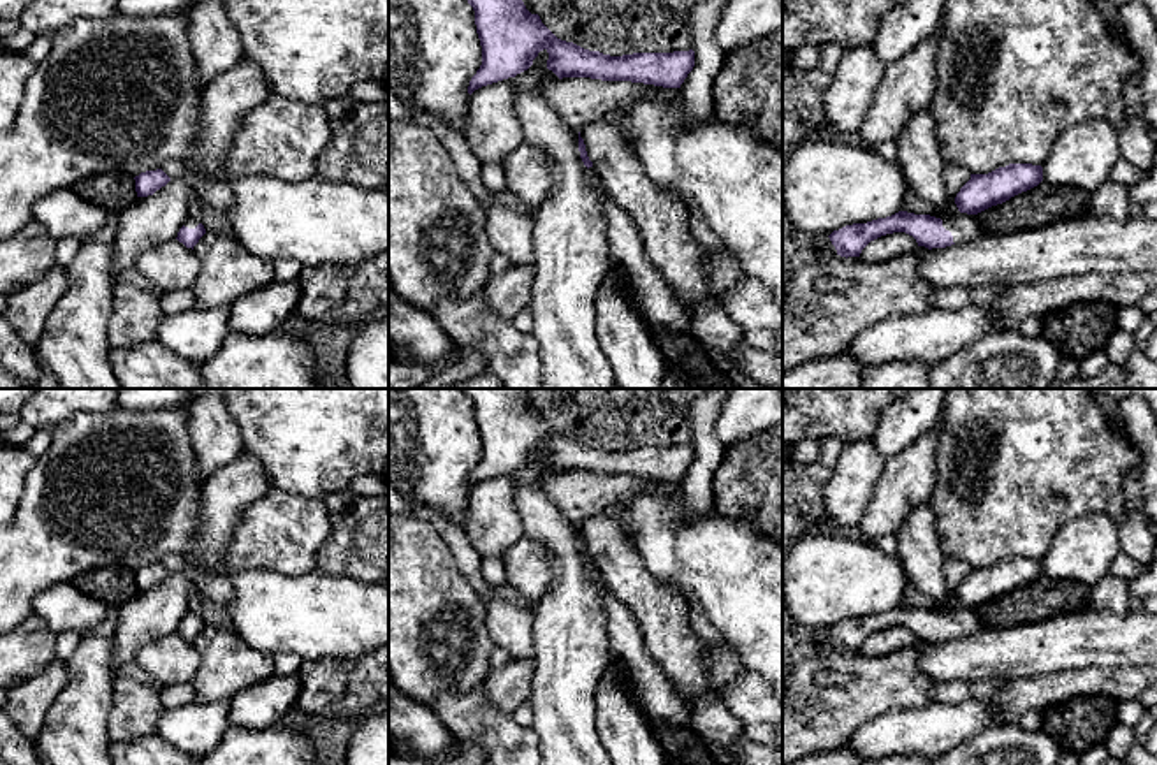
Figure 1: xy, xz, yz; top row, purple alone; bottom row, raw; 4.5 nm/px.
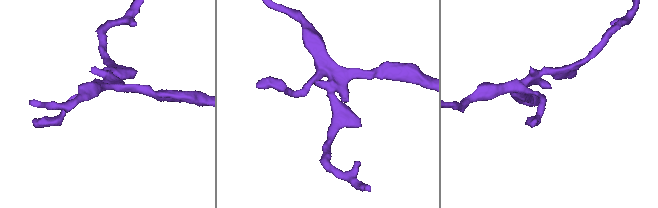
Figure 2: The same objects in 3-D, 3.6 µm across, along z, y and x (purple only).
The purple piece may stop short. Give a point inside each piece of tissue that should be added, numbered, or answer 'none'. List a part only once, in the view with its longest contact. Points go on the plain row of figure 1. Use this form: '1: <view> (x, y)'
1: yz (964, 621)

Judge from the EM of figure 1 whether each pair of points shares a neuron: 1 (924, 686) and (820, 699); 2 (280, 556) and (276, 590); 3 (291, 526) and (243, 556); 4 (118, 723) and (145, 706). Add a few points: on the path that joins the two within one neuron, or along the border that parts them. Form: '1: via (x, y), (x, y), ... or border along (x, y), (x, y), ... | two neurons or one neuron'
1: via (897, 686), (871, 686), (857, 699), (846, 699) | one neuron
2: border along (315, 568), (305, 574), (236, 572) | two neurons
3: via (278, 531), (255, 544) | one neuron
4: via (125, 721), (138, 709) | one neuron

